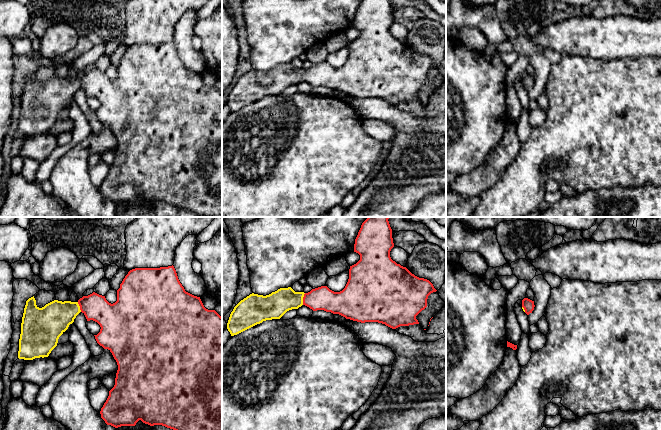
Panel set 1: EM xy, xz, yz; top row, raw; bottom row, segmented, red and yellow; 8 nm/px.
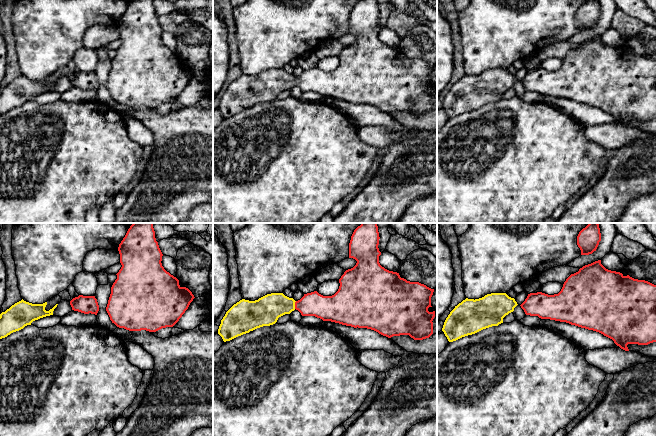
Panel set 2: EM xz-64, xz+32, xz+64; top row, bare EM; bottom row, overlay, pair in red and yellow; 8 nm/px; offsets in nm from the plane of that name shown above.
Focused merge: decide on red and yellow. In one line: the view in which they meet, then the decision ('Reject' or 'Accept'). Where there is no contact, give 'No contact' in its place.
Touches red in xz. Accept

